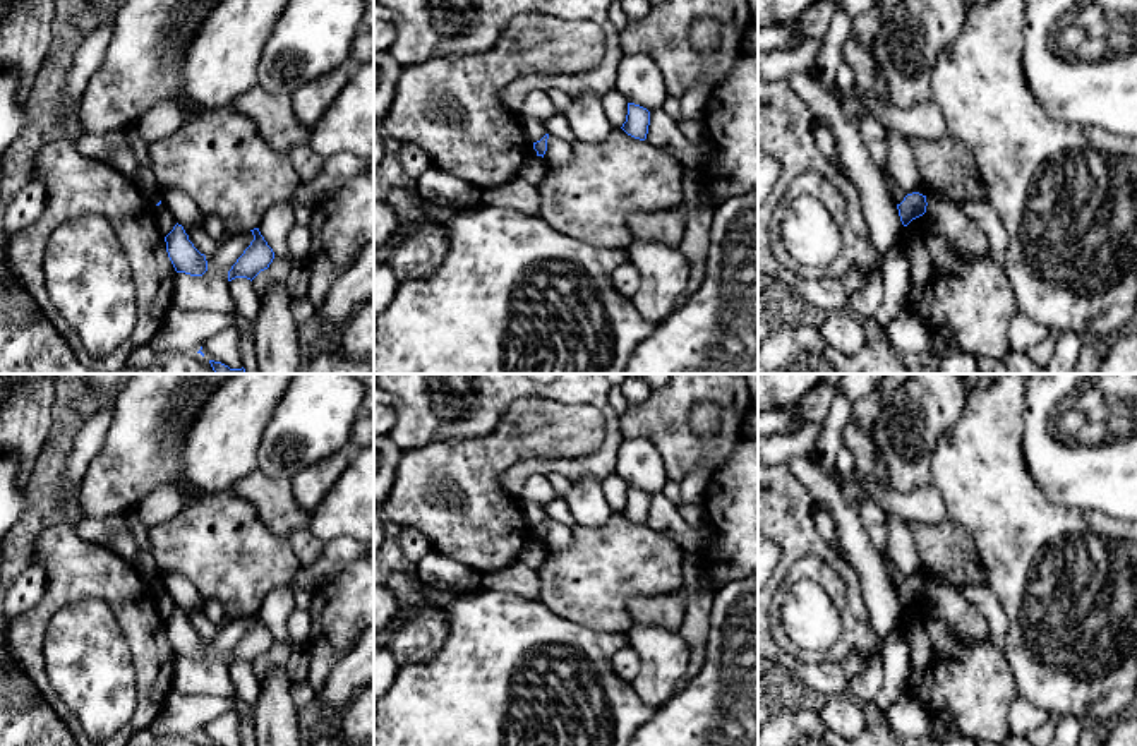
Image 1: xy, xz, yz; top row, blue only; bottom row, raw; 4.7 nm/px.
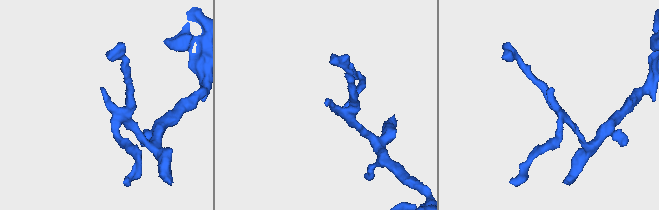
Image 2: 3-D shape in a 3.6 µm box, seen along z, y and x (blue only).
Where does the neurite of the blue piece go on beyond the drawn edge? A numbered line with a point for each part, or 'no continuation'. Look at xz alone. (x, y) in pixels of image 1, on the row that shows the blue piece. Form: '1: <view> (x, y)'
no continuation

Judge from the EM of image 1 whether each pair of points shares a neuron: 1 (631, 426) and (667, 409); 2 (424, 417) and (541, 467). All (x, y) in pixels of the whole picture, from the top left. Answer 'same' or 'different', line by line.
1: same
2: same

